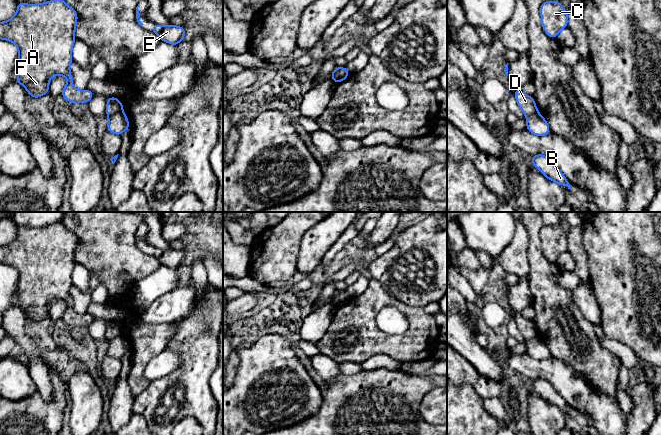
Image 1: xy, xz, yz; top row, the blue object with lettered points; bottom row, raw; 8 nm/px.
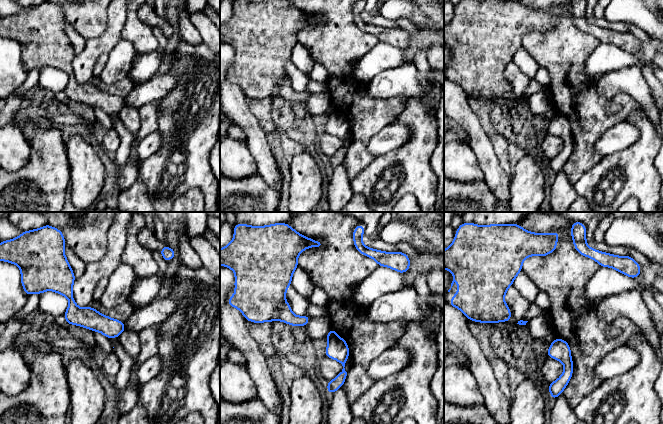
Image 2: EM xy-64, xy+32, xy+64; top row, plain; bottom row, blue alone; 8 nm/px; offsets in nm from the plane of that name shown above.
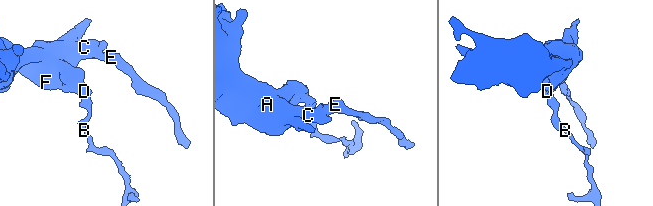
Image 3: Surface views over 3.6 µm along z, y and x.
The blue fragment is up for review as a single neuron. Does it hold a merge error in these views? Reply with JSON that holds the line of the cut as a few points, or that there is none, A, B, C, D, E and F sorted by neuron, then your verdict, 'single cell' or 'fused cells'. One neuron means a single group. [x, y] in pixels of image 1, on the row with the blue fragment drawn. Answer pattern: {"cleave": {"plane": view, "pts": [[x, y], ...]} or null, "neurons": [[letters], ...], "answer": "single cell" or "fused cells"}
{"cleave": {"plane": "xy", "pts": [[122, 111], [111, 114], [108, 117]]}, "neurons": [["A", "C", "D", "E", "F"], ["B"]], "answer": "fused cells"}

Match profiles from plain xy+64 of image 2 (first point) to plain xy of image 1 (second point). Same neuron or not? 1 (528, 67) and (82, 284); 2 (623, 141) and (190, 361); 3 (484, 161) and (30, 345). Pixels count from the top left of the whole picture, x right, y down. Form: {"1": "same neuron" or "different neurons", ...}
{"1": "same neuron", "2": "different neurons", "3": "same neuron"}

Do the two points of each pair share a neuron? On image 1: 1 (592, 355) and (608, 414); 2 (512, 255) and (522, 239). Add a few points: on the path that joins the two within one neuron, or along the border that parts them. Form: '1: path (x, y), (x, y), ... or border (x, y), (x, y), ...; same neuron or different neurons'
1: border (584, 377), (594, 389), (615, 398); different neurons
2: path (516, 251), (519, 243); same neuron

